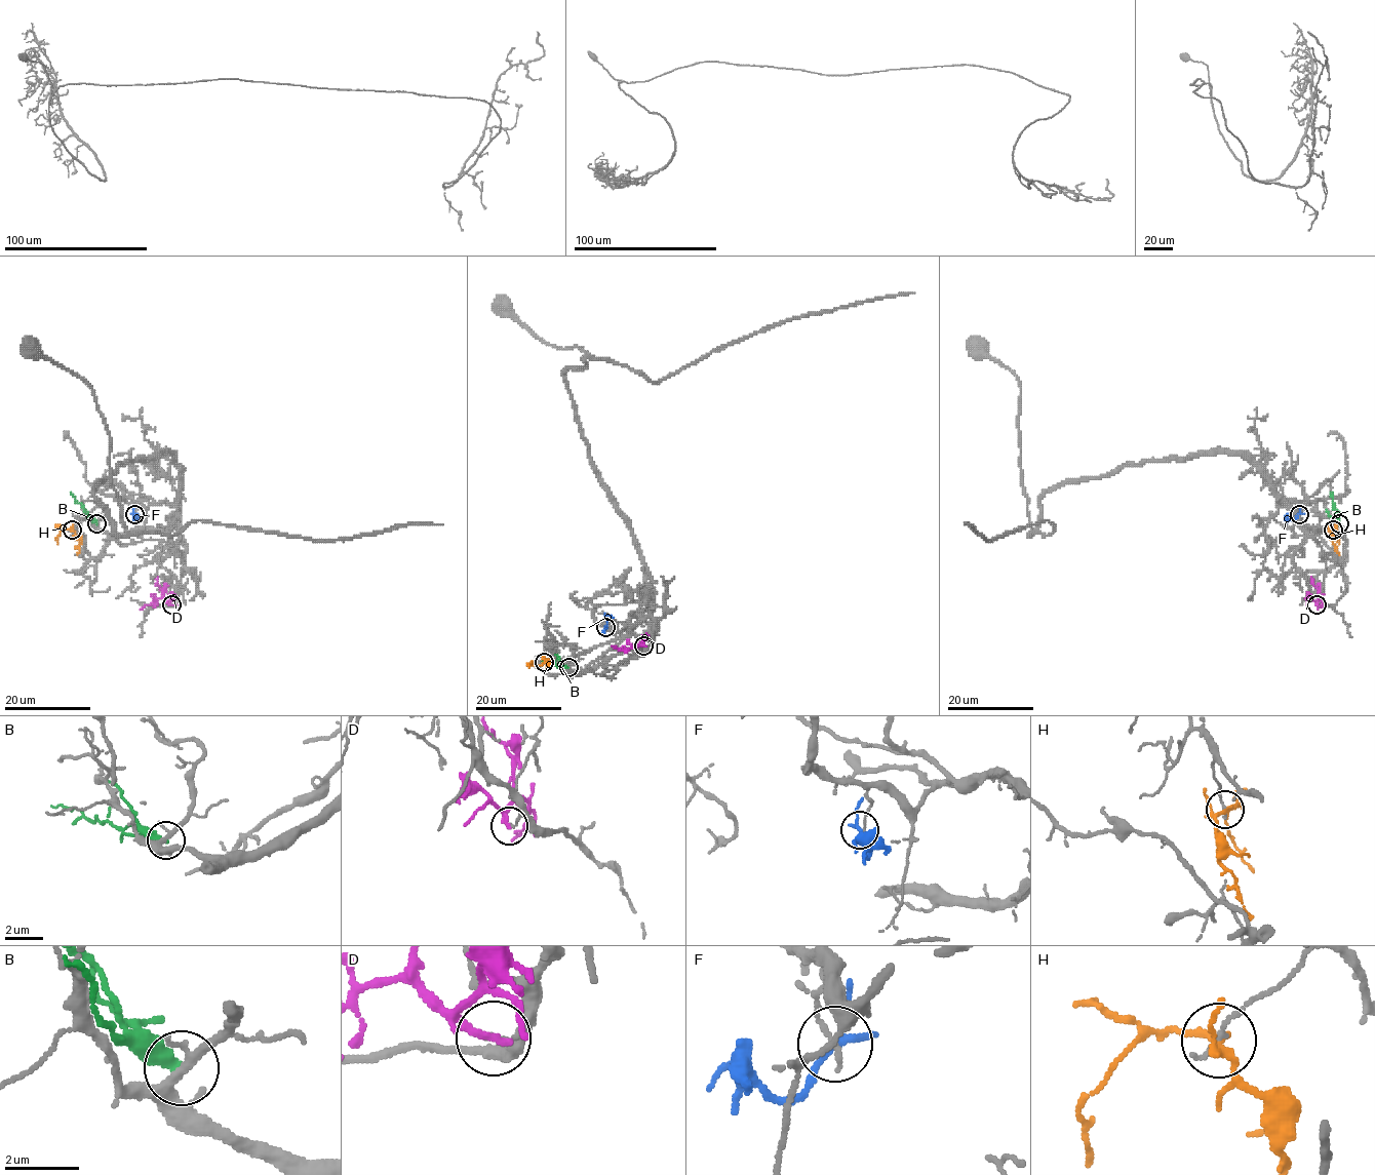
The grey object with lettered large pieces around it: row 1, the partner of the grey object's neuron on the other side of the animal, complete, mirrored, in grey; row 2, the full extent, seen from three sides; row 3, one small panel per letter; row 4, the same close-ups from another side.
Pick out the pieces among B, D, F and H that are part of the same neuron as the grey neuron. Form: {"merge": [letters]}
{"merge": []}

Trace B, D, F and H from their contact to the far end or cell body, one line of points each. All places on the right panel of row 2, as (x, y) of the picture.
B: (1339, 522), (1331, 493)
D: (1317, 603), (1319, 597), (1321, 603), (1317, 610)
F: (1299, 514), (1293, 520), (1287, 516), (1284, 519)
H: (1333, 530), (1331, 536), (1339, 555)

